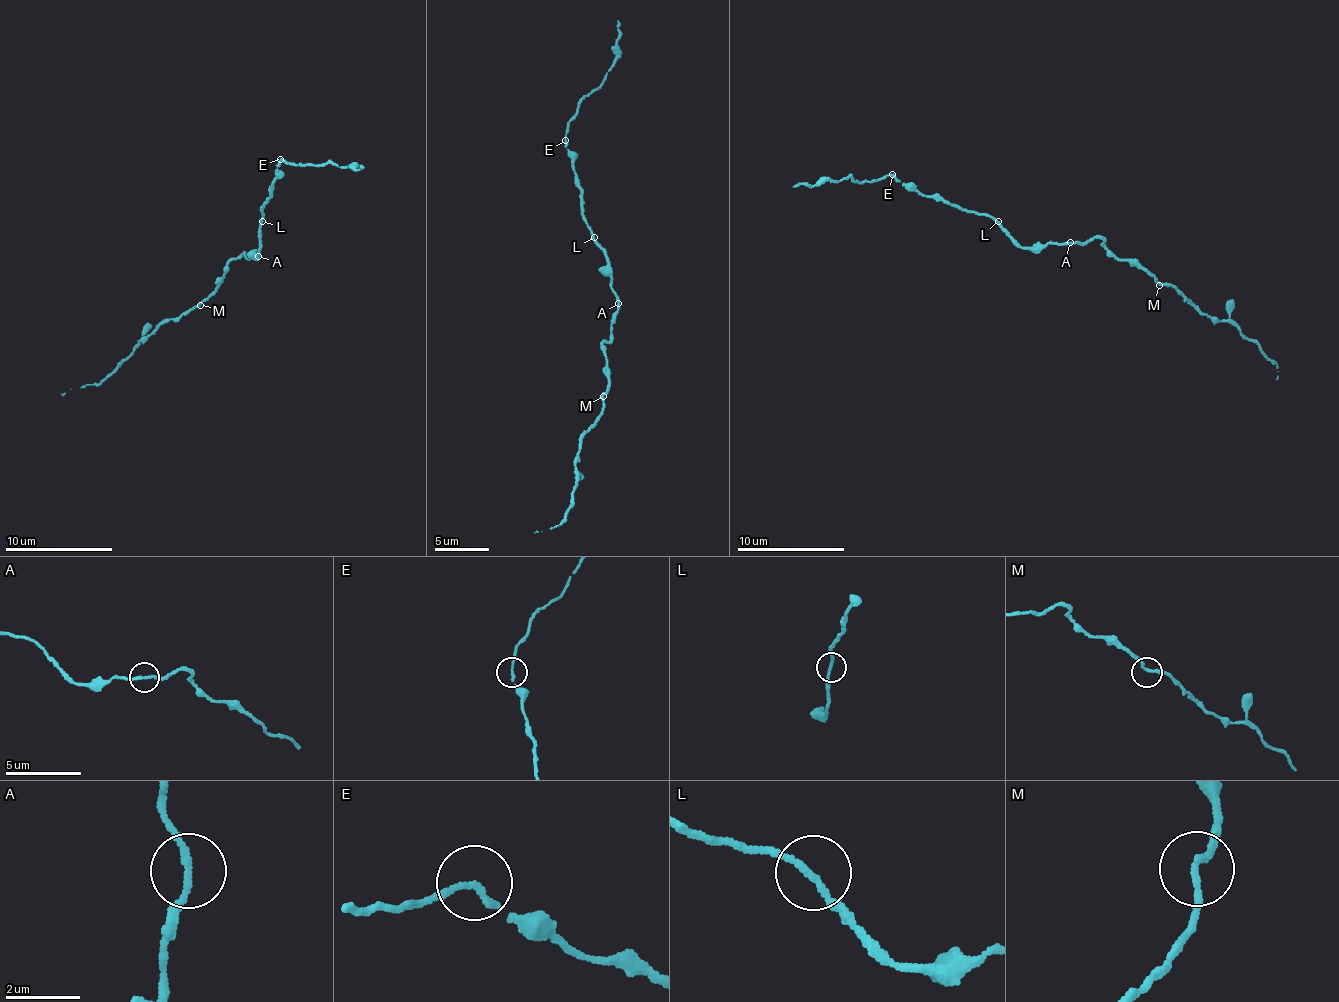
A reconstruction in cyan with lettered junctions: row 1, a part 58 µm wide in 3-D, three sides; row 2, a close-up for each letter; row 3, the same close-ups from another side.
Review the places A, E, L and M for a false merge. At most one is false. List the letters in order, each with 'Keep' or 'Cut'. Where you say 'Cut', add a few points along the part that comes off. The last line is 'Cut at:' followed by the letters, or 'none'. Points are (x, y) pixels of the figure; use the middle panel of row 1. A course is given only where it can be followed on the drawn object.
A: Keep
E: Keep
L: Keep
M: Keep
Cut at: none

